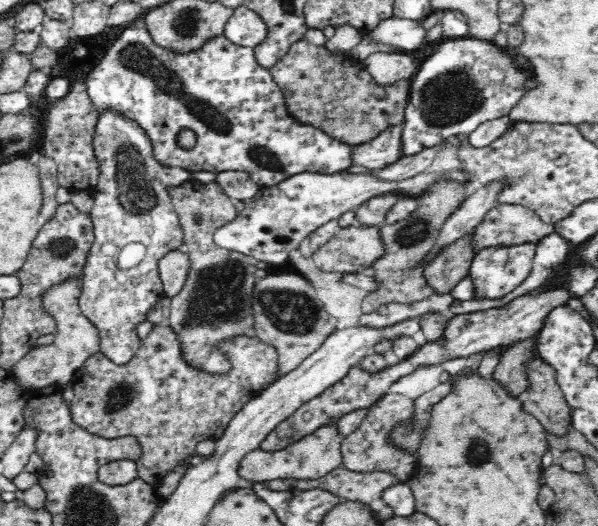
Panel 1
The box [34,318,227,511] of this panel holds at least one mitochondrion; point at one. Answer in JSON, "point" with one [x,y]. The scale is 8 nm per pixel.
{"point":[122,394]}

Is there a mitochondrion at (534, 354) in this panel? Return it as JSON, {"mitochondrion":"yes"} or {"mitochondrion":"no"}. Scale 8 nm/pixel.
{"mitochondrion":"no"}

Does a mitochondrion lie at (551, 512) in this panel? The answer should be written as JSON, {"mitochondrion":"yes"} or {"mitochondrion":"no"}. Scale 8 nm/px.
{"mitochondrion":"no"}

